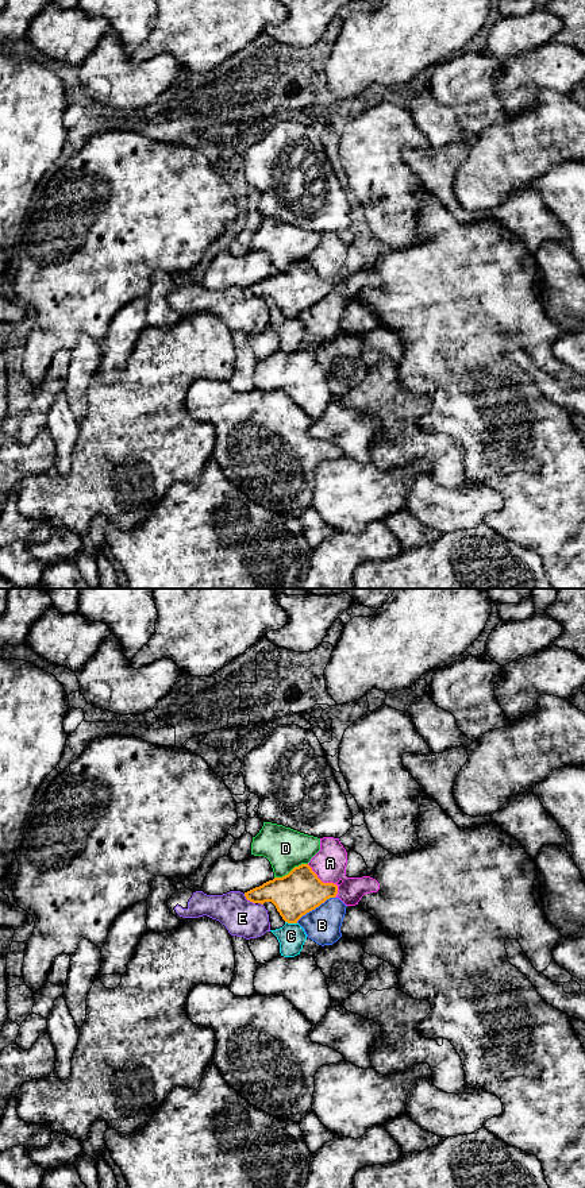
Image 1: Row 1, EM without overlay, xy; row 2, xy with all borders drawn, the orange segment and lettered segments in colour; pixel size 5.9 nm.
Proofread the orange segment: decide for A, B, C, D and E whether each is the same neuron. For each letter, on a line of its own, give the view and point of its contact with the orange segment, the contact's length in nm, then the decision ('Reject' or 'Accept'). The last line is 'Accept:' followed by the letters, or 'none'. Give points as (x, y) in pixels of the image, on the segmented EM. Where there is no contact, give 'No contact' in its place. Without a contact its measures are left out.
A: Touches orange at xy (327, 883). Shared border 260 nm. Reject
B: Touches orange at xy (315, 907). Shared border 280 nm. Reject
C: Touches orange at xy (291, 922). Shared border 70 nm. Reject
D: Touches orange at xy (292, 870). Shared border 220 nm. Reject
E: Touches orange at xy (249, 899). Shared border 90 nm. Reject
Accept: none

